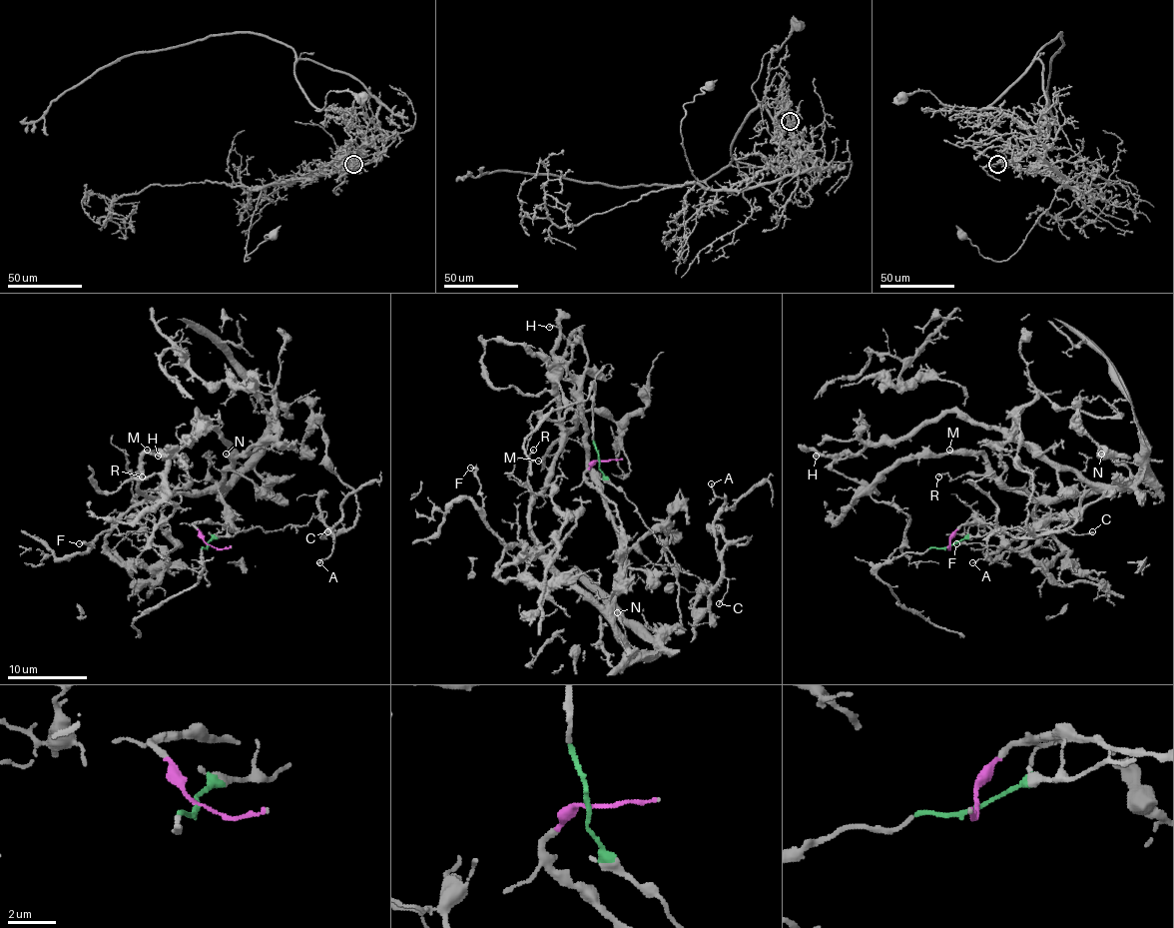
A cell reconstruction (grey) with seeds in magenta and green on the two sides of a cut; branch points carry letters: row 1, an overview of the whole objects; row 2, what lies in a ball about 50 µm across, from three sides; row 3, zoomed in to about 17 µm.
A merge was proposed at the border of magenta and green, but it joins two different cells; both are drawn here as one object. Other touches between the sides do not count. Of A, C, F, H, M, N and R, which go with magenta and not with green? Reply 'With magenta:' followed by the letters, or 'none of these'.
With magenta: F, H, M, N, R

